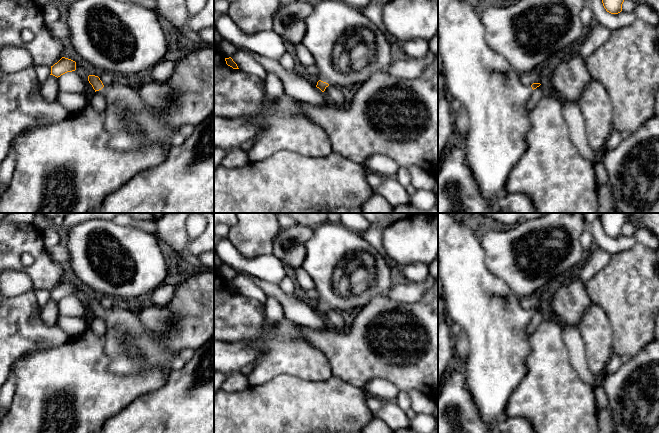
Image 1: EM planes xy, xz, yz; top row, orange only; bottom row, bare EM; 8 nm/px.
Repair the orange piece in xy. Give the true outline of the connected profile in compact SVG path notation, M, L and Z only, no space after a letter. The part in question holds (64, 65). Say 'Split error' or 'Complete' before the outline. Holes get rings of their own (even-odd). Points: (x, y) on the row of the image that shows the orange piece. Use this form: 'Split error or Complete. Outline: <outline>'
Complete. Outline: M62 57L57 63L55 63L53 66L51 66L51 74L55 77L60 77L61 75L72 72L76 70L76 62Z

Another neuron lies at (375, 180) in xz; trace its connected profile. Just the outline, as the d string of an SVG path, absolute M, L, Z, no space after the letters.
M367 171L367 181L372 188L376 188L382 185L385 179L386 177L380 174L376 174L374 172Z

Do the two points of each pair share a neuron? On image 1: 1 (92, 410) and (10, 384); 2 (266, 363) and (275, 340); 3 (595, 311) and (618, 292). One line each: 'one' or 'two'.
1: two
2: one
3: two

